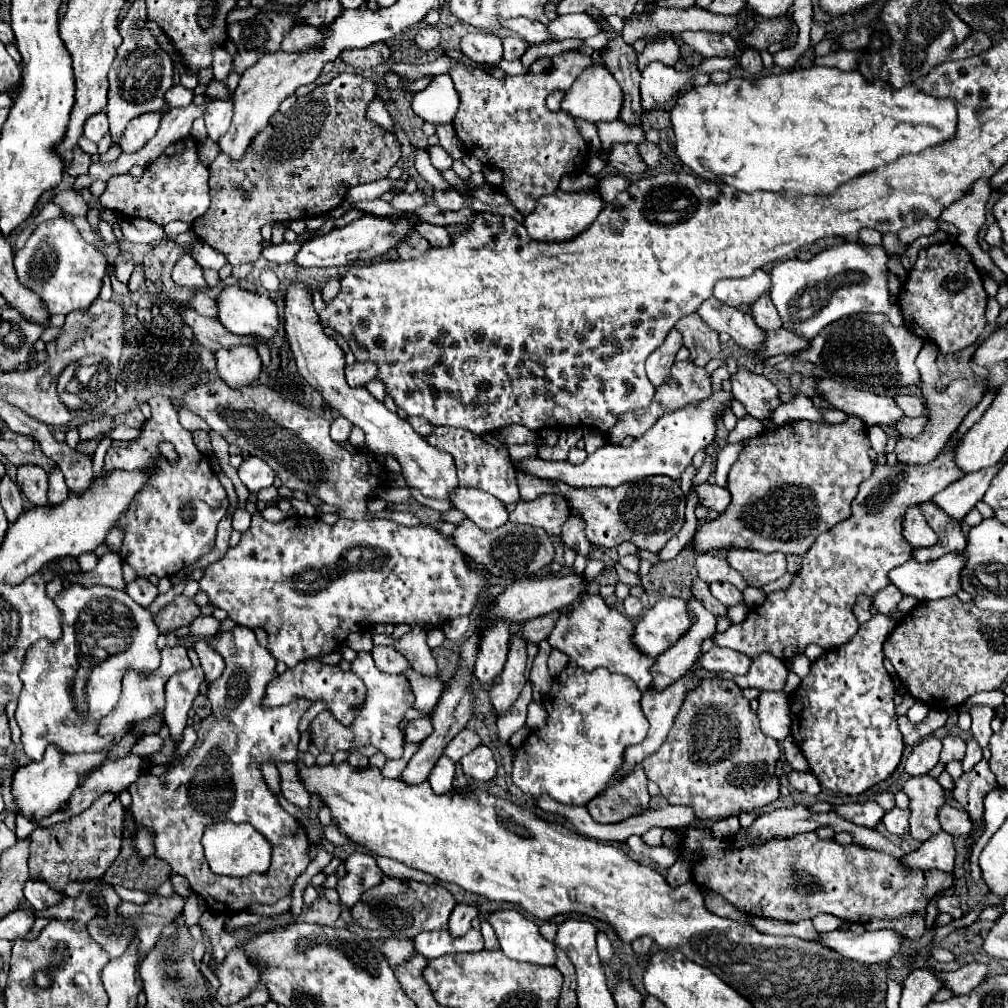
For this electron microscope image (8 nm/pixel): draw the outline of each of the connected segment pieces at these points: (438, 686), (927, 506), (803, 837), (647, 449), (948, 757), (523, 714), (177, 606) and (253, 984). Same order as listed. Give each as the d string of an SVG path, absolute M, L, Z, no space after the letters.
M407 670L405 676L409 678L413 694L415 694L415 708L431 712L435 708L435 704L437 704L437 698L441 696L443 682L437 676L421 676L415 670Z
M921 502L919 504L925 520L931 524L931 528L939 534L939 542L933 548L919 548L913 552L915 560L919 562L929 562L935 560L947 552L961 552L967 544L965 544L965 536L961 532L961 522L951 520L951 516L947 516L945 512L939 512L939 508L935 508L935 504L929 502Z
M687 830L683 836L683 854L689 850L701 850L705 858L695 864L693 880L697 884L705 884L717 894L721 894L727 902L731 902L737 910L755 916L777 918L785 922L799 922L813 918L821 912L835 914L847 922L867 924L873 918L897 918L911 912L925 914L929 900L939 890L949 890L953 886L953 876L943 870L911 870L905 872L901 864L875 850L867 850L855 844L841 846L835 840L823 840L815 832L797 834L787 840L769 840L759 846L747 846L743 850L727 850L727 842L715 846L715 838L709 830Z
M719 390L707 396L707 400L699 400L695 404L685 404L683 408L669 412L669 416L661 416L641 438L635 438L629 448L625 446L613 446L605 444L595 454L587 456L583 464L571 464L571 462L551 462L541 458L527 458L519 464L515 464L517 470L523 470L527 474L539 476L539 478L551 478L561 480L575 488L601 488L601 486L619 486L623 482L639 480L645 476L669 476L677 480L683 470L691 464L695 452L709 446L717 432L717 422L725 416L725 412L731 410L731 404L735 402L735 396L731 392Z
M945 736L943 738L943 750L941 750L941 762L953 762L965 758L965 740L961 736Z
M527 682L523 686L523 692L519 696L519 700L515 702L515 706L501 718L497 718L497 730L499 730L499 742L505 746L505 748L511 748L509 746L509 736L513 732L517 732L523 724L525 724L525 718L527 718L527 704L531 702L531 684Z
M179 594L171 604L167 604L159 616L155 616L155 622L159 626L161 632L171 630L171 628L179 628L185 624L191 624L193 618L197 618L201 614L201 606L195 604L193 598Z
M243 944L231 948L223 962L215 962L213 970L221 984L215 1000L223 1006L247 998L259 984L259 964L251 964L251 960L247 960Z

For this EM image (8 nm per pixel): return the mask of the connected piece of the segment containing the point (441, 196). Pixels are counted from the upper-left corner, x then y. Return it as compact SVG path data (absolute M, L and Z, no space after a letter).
M443 190L443 192L435 192L435 204L443 210L459 210L465 204L465 198L455 190Z

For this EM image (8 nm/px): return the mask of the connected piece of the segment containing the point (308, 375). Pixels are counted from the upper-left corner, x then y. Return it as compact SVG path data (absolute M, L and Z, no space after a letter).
M291 284L285 296L285 330L287 338L297 362L299 374L317 390L321 392L323 400L335 408L339 414L349 418L353 426L359 426L365 432L365 444L375 454L393 454L399 464L403 466L403 478L411 488L417 488L423 496L435 500L449 500L449 496L459 488L457 472L453 464L453 456L439 448L433 448L419 436L409 422L399 418L395 412L387 410L383 402L373 398L367 388L351 388L345 380L345 354L329 338L319 320L317 312L311 302L311 294L303 284Z

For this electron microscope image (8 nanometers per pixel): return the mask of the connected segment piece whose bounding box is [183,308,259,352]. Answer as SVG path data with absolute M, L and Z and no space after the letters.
M183 308L183 320L193 330L195 340L211 352L217 352L219 348L231 348L235 344L251 344L253 348L257 348L259 344L257 336L237 336L233 332L227 332L227 328L219 324L219 320L201 316L193 308Z

